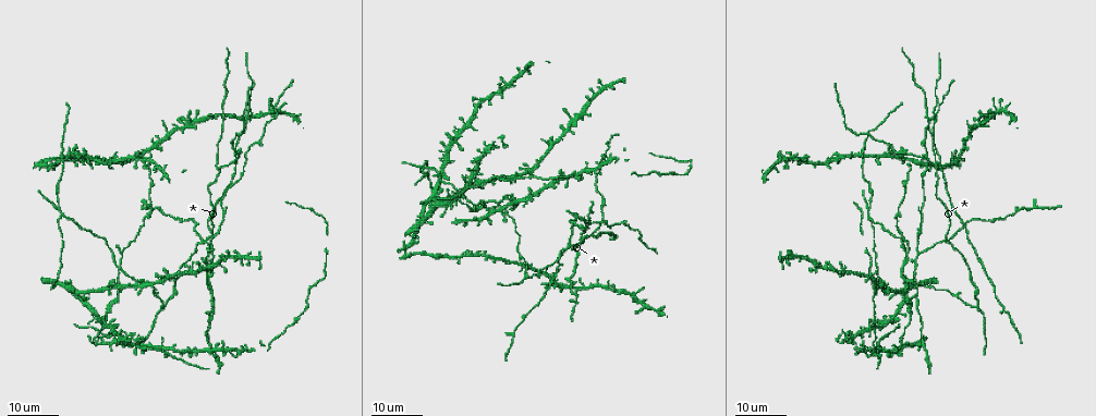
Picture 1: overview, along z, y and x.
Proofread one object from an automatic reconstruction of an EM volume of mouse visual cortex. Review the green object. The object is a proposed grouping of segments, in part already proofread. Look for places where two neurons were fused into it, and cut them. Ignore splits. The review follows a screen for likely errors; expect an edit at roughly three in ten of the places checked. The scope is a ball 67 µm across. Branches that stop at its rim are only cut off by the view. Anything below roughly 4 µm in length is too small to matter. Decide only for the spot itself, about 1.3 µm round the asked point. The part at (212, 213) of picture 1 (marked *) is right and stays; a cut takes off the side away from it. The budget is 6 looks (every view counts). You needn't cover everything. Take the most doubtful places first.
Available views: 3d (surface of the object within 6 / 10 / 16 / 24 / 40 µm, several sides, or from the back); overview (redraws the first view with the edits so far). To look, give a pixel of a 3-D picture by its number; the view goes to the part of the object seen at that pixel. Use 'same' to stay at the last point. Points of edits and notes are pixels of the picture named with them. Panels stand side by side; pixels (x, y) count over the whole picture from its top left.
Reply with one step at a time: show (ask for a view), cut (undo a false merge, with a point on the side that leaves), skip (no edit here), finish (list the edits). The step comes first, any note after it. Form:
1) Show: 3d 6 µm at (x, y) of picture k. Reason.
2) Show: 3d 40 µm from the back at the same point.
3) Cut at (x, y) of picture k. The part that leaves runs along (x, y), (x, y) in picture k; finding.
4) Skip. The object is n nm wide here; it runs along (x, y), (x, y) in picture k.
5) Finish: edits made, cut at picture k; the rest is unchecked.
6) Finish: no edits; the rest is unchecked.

Show: 3d 24 µm at (571, 243) of picture 1. Arms run side by side.

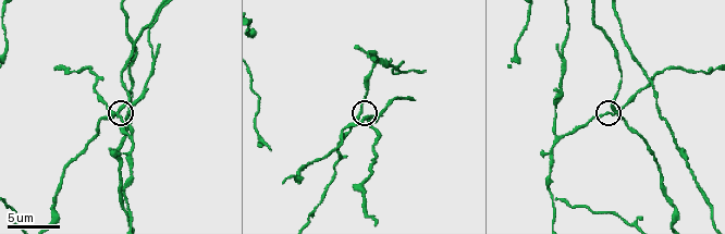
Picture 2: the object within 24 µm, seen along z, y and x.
Show: 3d 10 µm at (360, 113) of picture 2.

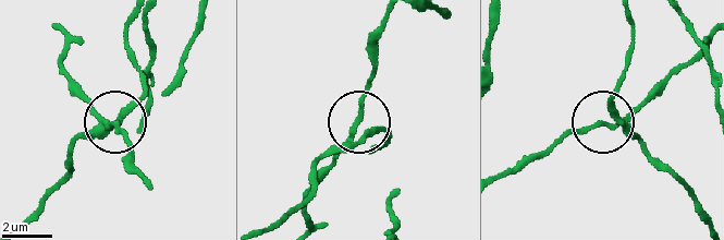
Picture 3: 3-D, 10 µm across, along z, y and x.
Skip. The side arm is 52 µm long; all the same neuron.

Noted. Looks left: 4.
Show: 3d 10 µm at (377, 129) of picture 2. A fork.

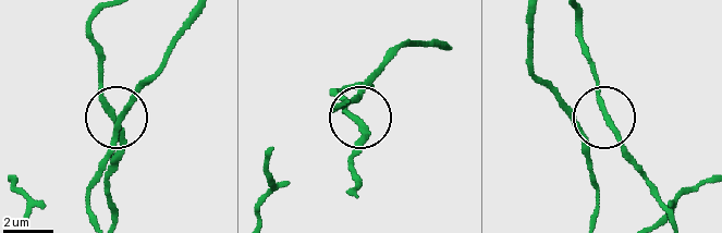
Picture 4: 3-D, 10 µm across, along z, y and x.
Show: 3d 10 µm from the back at (358, 120) of picture 4. From behind.

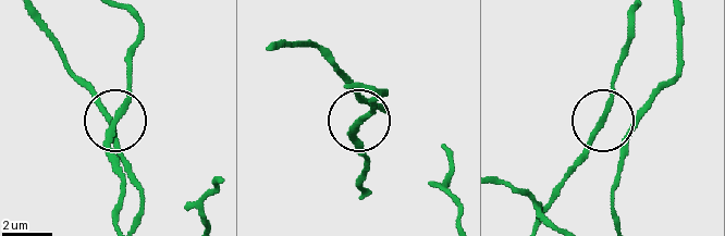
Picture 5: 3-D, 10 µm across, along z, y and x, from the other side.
Skip. The object is 180 nm wide here; it runs along (623, 151), (623, 140), (604, 126), (575, 170) in picture 5; all the same neuron.

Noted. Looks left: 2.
Show: 3d 10 µm at (556, 137) of picture 2. Three arms meet.

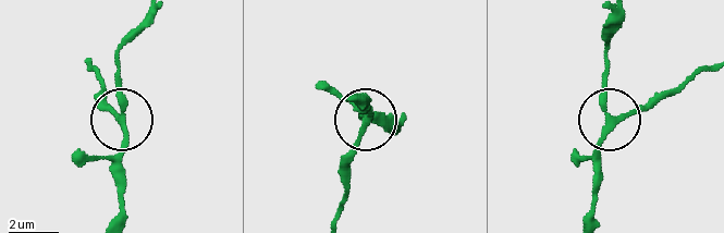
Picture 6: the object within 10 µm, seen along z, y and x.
Skip. The side arm is 28 µm long; 3 arms meet here; continuous, no second neuron.

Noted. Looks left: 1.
Finish: no edits; the rest is unchecked.

